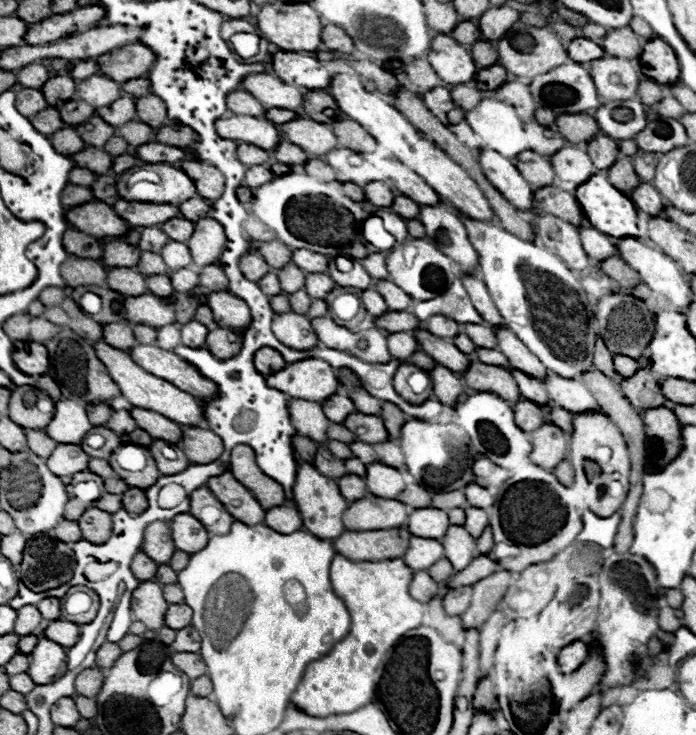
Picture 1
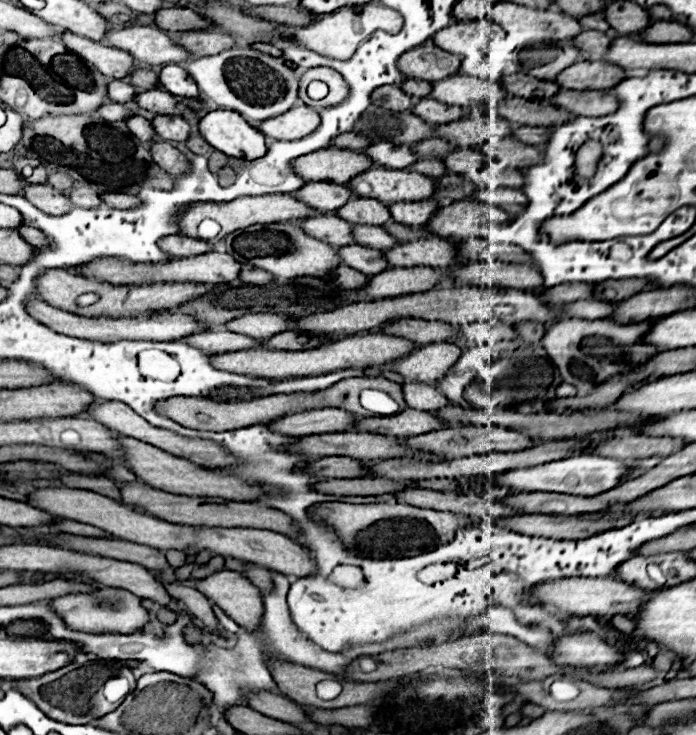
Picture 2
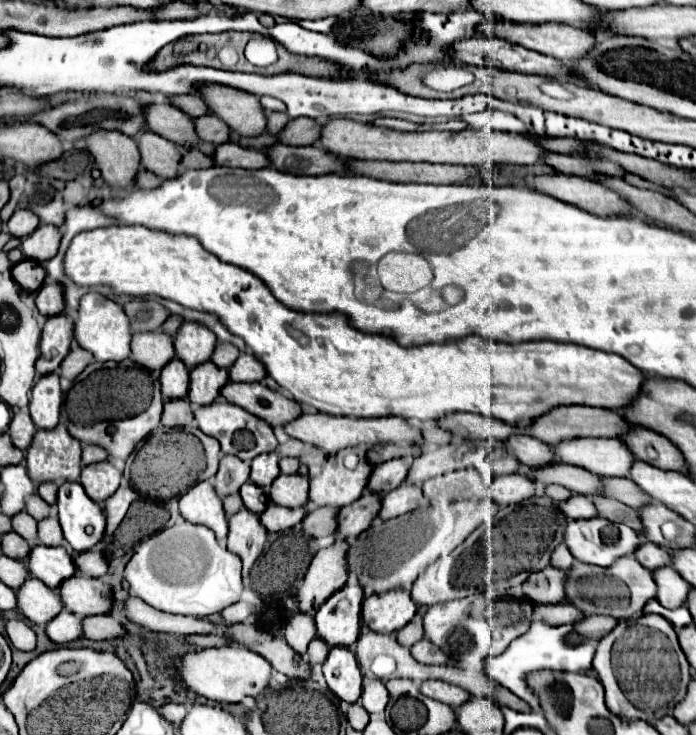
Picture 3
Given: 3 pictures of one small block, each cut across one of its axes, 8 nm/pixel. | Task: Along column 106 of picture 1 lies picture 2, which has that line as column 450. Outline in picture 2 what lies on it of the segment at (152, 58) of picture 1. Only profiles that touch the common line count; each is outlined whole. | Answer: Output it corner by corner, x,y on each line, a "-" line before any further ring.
432,42
408,50
400,56
398,68
406,78
420,78
428,82
436,82
438,78
450,78
450,74
458,74
460,58
446,50
440,50

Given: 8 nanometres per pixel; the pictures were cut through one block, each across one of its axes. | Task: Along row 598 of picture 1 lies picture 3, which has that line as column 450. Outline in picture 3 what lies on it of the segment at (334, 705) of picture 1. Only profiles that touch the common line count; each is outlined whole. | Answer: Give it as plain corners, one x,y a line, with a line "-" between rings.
108,226
108,228
94,228
88,232
80,232
74,236
66,258
64,258
64,268
66,274
78,284
78,286
98,286
98,284
106,284
112,286
116,290
116,294
128,294
128,296
160,296
160,298
170,298
186,308
192,310
204,310
204,312
212,312
218,314
220,320
224,322
224,326
234,332
236,336
240,336
254,354
258,354
258,358
266,364
268,376
272,376
282,388
286,388
298,402
306,402
312,404
318,412
326,412
332,416
356,416
356,418
378,418
378,416
400,416
400,418
418,418
418,420
440,420
452,412
472,412
472,414
484,414
488,418
496,418
502,420
510,426
520,426
520,428
528,428
538,416
550,412
556,406
572,406
572,404
580,404
580,406
598,406
598,408
610,408
610,410
618,410
618,408
626,408
627,405
632,404
636,400
636,396
640,394
642,382
644,382
644,374
630,366
622,356
616,354
606,354
602,350
592,350
586,346
578,346
578,344
562,344
562,342
544,342
544,340
536,340
536,342
522,342
522,344
496,344
496,342
488,342
482,340
478,336
468,336
464,340
458,342
446,342
446,344
428,344
428,346
412,346
412,348
402,348
398,346
392,338
380,336
380,334
362,334
360,330
352,328
346,322
346,316
342,314
304,314
304,312
294,312
288,310
284,304
280,304
272,292
268,290
266,284
262,284
260,278
256,278
254,274
226,264
222,260
218,260
214,254
210,254
208,250
202,248
202,244
194,238
194,236
176,236
170,232
162,232
162,230
150,230
144,226

